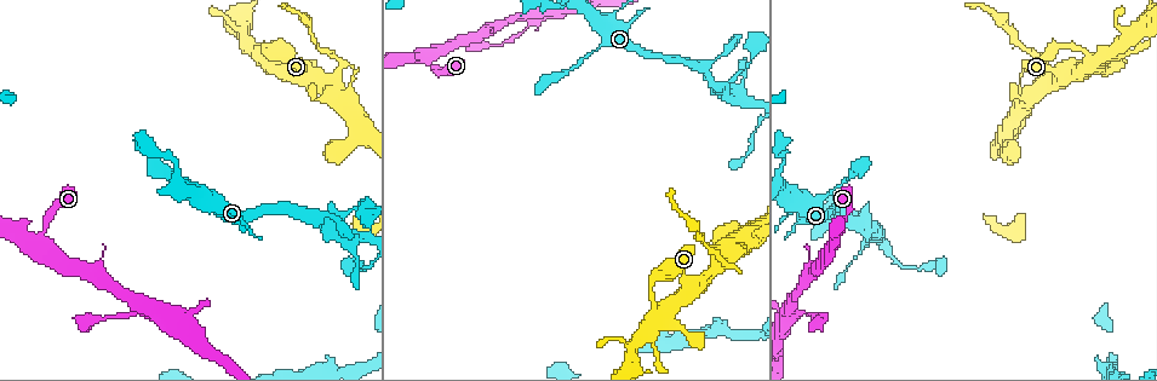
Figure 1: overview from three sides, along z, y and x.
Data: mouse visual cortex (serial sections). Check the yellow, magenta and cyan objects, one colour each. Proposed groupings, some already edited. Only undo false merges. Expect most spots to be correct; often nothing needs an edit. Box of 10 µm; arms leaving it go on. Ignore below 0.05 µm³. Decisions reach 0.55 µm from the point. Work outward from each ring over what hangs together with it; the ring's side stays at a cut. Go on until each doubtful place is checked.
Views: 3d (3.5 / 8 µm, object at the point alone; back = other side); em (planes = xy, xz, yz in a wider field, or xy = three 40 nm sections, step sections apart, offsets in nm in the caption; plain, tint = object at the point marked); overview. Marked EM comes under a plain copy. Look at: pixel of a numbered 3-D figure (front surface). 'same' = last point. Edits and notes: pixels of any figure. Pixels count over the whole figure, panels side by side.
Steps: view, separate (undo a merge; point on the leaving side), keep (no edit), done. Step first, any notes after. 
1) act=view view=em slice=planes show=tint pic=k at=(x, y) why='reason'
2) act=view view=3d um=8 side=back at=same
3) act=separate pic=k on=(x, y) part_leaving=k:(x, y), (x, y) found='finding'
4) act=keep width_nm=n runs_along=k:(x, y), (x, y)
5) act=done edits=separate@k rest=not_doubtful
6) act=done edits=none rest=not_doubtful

act=view view=3d um=3.5 pic=1 at=(143, 314) why='three-way junction'

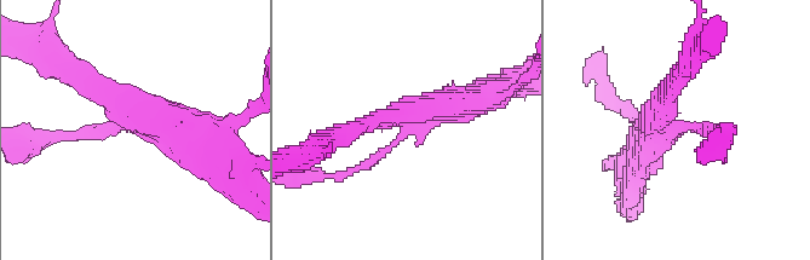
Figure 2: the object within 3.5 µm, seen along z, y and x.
act=view view=em slice=xy step=1 show=tint pic=2 at=(133, 125) arms=3 arm_widths_nm=150,250,400 why='now the EM'

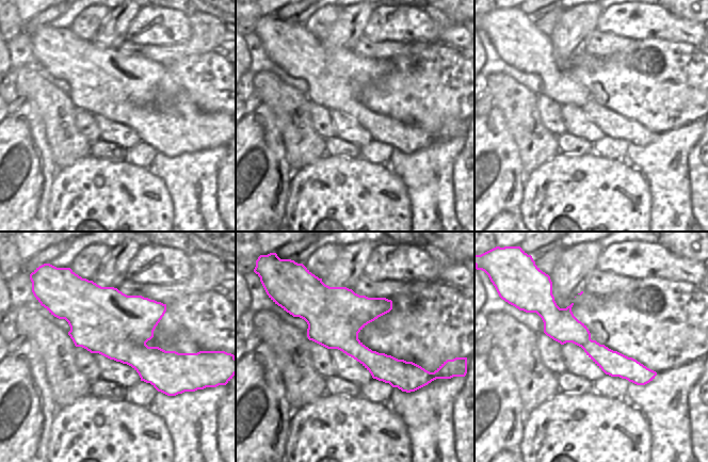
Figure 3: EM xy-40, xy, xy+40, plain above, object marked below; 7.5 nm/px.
act=view view=em slice=xy step=2 show=tint at=same

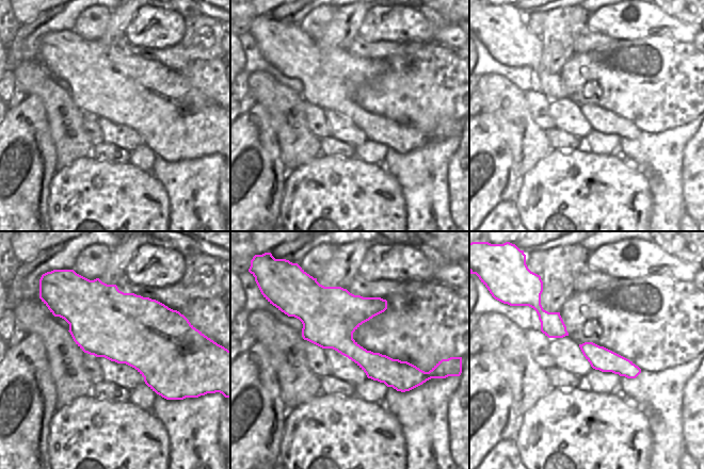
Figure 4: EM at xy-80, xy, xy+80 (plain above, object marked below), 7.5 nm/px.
act=keep runs_along=2:(677, 79), (667, 123), (721, 136) found='all the same cell'

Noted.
act=view view=3d um=3.5 pic=1 at=(866, 224) why='arms part here'

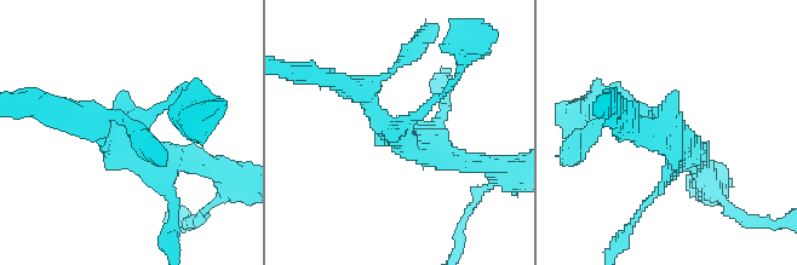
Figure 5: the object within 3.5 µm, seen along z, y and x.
act=view view=em slice=xy step=5 show=tint pic=5 at=(119, 132)

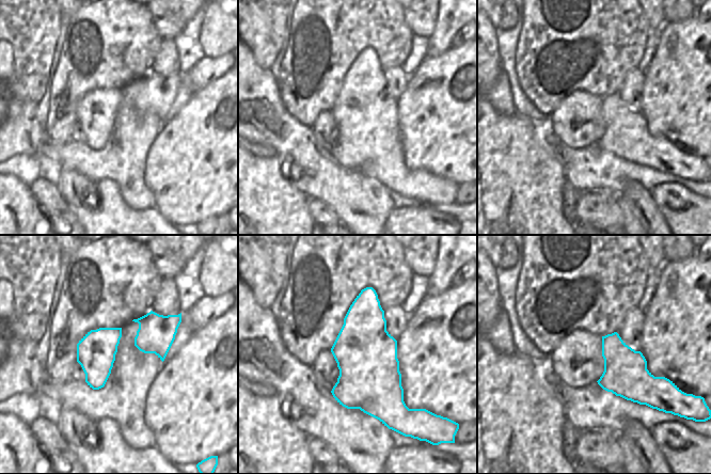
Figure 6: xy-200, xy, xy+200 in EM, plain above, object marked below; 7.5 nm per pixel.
act=keep width_nm=460 runs_along=5:(340, 82), (414, 148), (456, 160) found='one cell here'

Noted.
act=view view=3d um=3.5 pic=1 at=(1043, 82) why='small branch off a trunk'

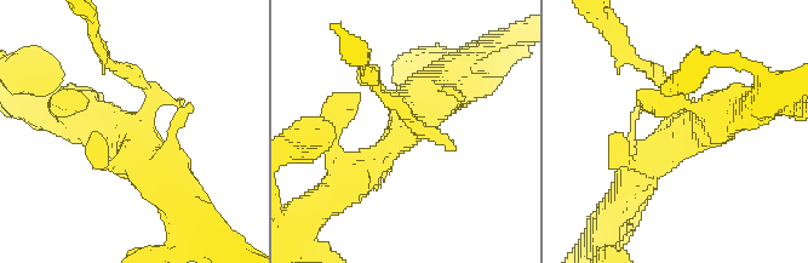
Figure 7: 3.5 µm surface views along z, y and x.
act=view view=em slice=xy step=3 show=tint pic=7 at=(138, 127) why='now the EM'

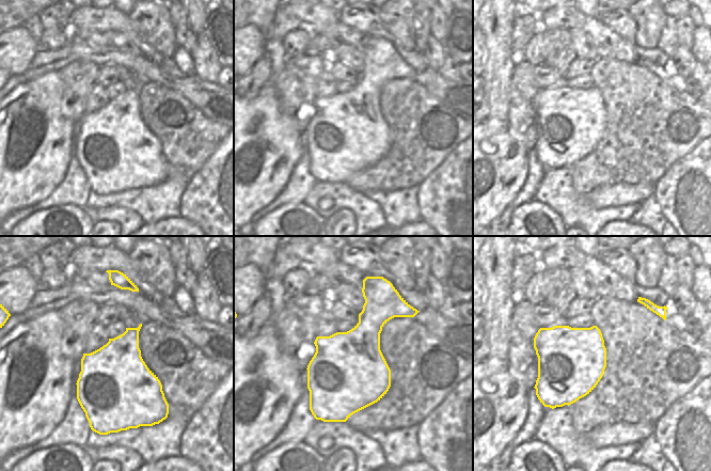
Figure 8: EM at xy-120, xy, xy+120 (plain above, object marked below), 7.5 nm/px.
act=keep found='one cell here'

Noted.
act=done edits=none rest=not_doubtful

